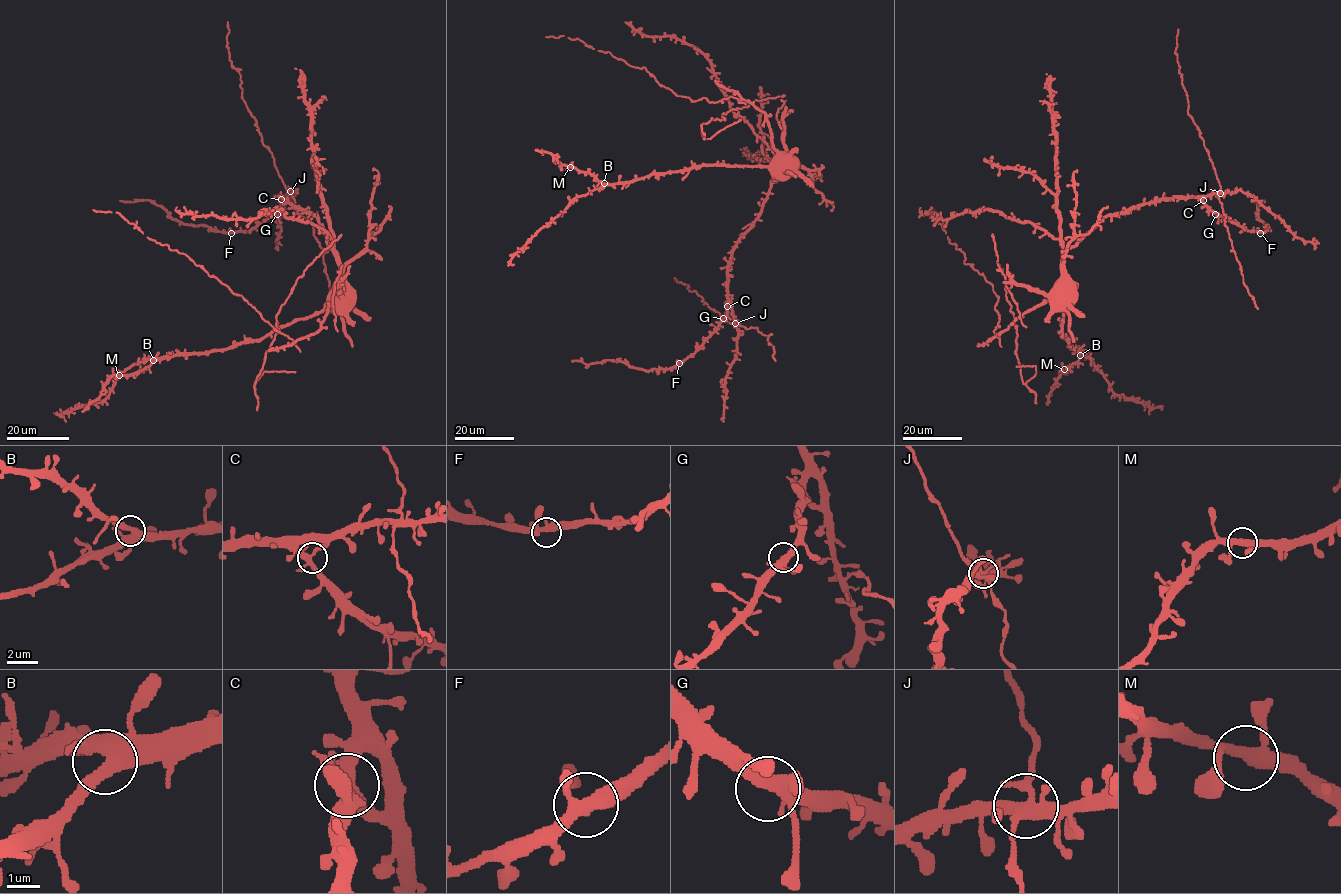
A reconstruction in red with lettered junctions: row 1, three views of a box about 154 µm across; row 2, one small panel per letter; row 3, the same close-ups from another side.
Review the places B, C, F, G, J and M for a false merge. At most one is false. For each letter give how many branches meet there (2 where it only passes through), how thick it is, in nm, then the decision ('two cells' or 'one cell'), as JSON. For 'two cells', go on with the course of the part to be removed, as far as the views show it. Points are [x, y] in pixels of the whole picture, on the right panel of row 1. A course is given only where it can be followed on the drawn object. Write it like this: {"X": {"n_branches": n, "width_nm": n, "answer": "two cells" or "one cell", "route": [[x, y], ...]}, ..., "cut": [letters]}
{"B": {"n_branches": 4, "width_nm": 420, "answer": "one cell"}, "C": {"n_branches": 5, "width_nm": 320, "answer": "one cell"}, "F": {"n_branches": 4, "width_nm": 360, "answer": "one cell"}, "G": {"n_branches": 5, "width_nm": 380, "answer": "one cell"}, "J": {"n_branches": 8, "width_nm": 360, "answer": "one cell"}, "M": {"n_branches": 4, "width_nm": 360, "answer": "one cell"}, "cut": []}

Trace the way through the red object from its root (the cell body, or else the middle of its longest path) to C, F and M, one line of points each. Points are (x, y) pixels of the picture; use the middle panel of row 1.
C: (781, 172), (782, 166), (774, 174), (759, 217), (732, 252), (727, 277), (727, 306)
F: (781, 172), (782, 166), (774, 174), (759, 217), (732, 252), (727, 277), (727, 315), (695, 352), (679, 363)
M: (781, 172), (772, 172), (767, 167), (706, 165), (605, 184), (570, 167)

